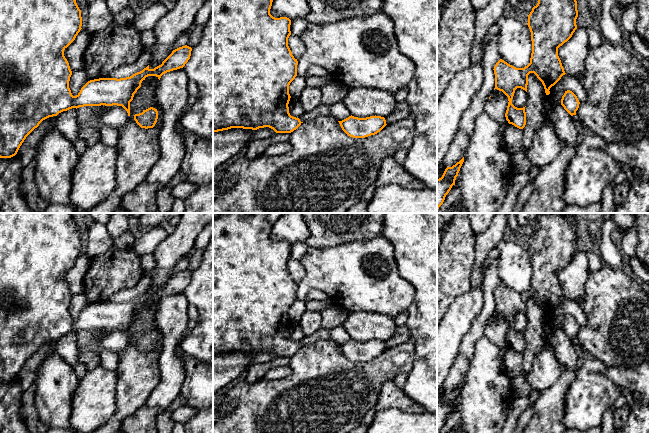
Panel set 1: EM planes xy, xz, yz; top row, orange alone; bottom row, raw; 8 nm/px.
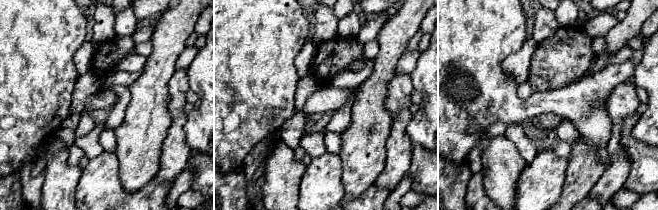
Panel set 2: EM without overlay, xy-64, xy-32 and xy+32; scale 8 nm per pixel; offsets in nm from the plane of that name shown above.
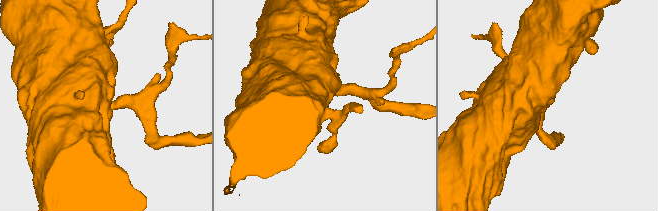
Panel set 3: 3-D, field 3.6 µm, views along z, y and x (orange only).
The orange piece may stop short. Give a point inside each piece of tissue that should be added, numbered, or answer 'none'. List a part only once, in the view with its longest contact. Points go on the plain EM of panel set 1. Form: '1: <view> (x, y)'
none

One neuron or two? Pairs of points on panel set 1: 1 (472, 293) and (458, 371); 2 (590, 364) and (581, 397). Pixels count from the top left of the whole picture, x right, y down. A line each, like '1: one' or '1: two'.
1: two
2: one

